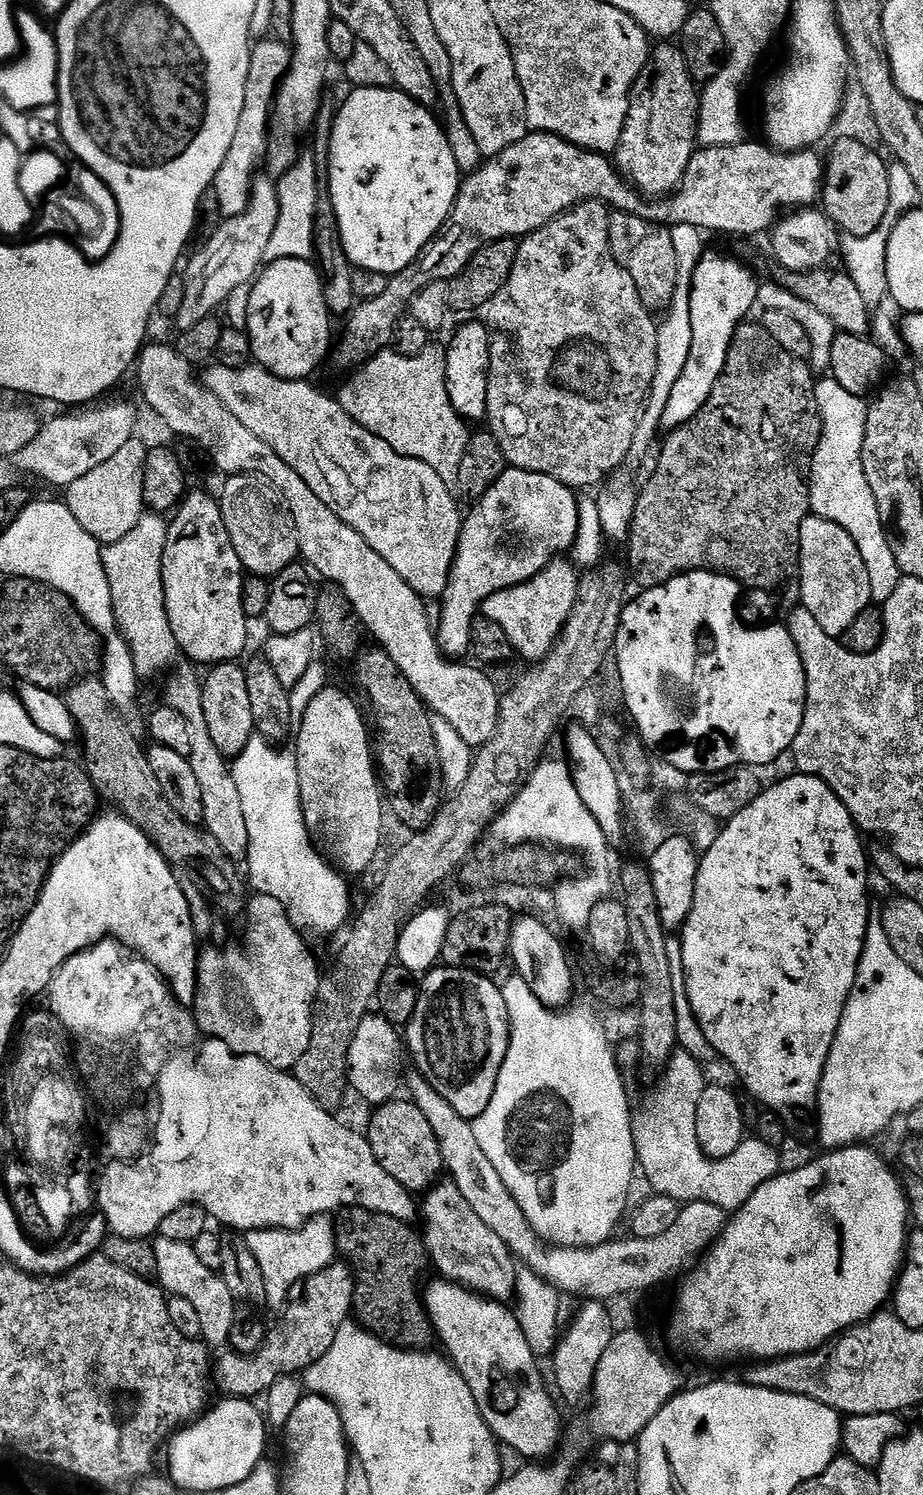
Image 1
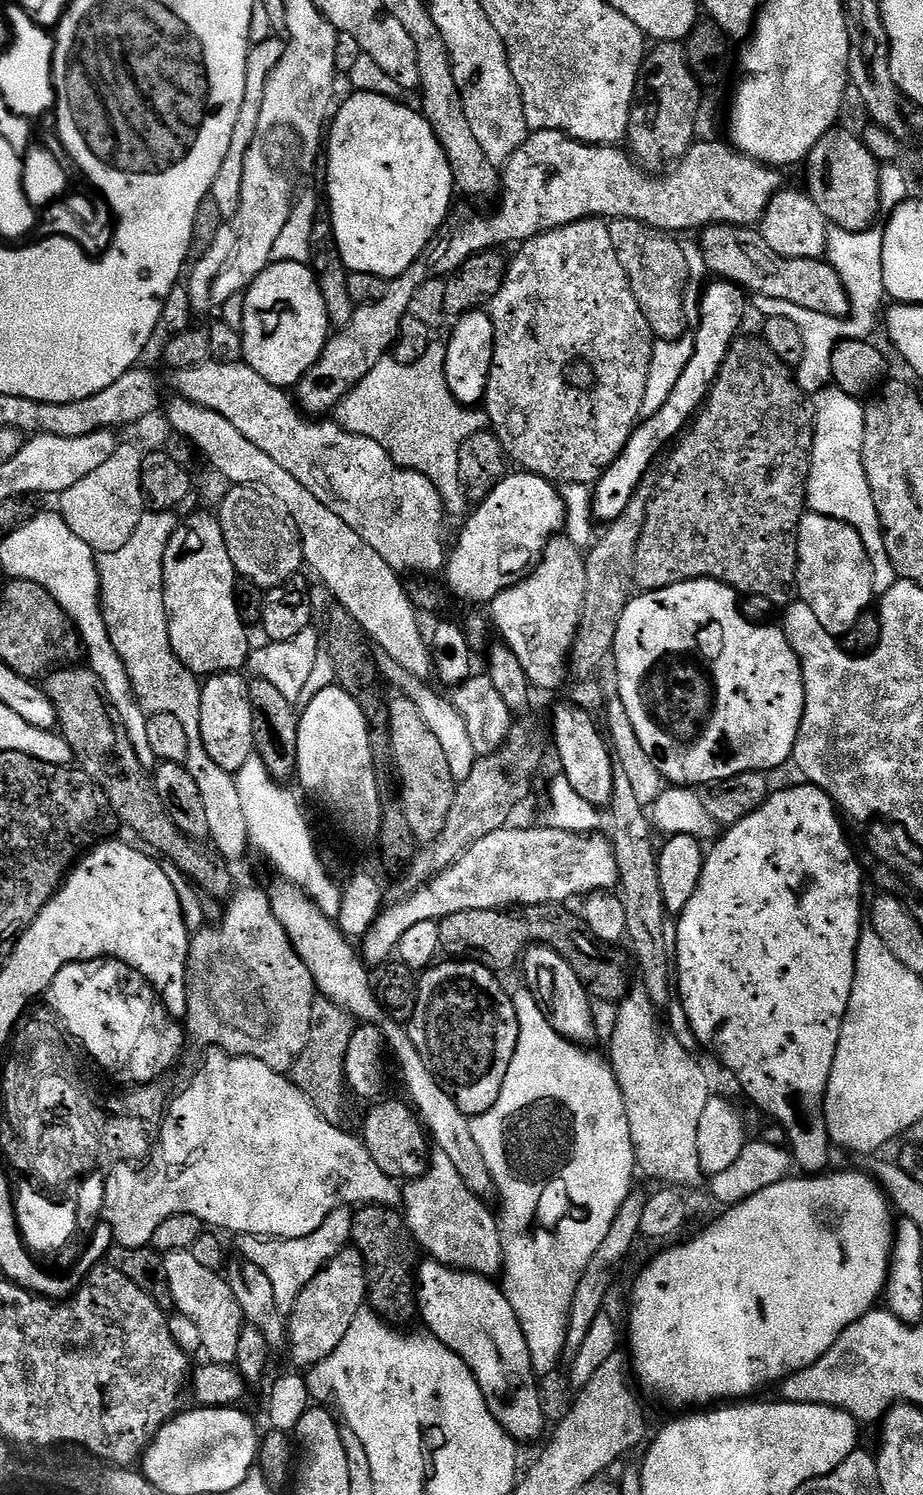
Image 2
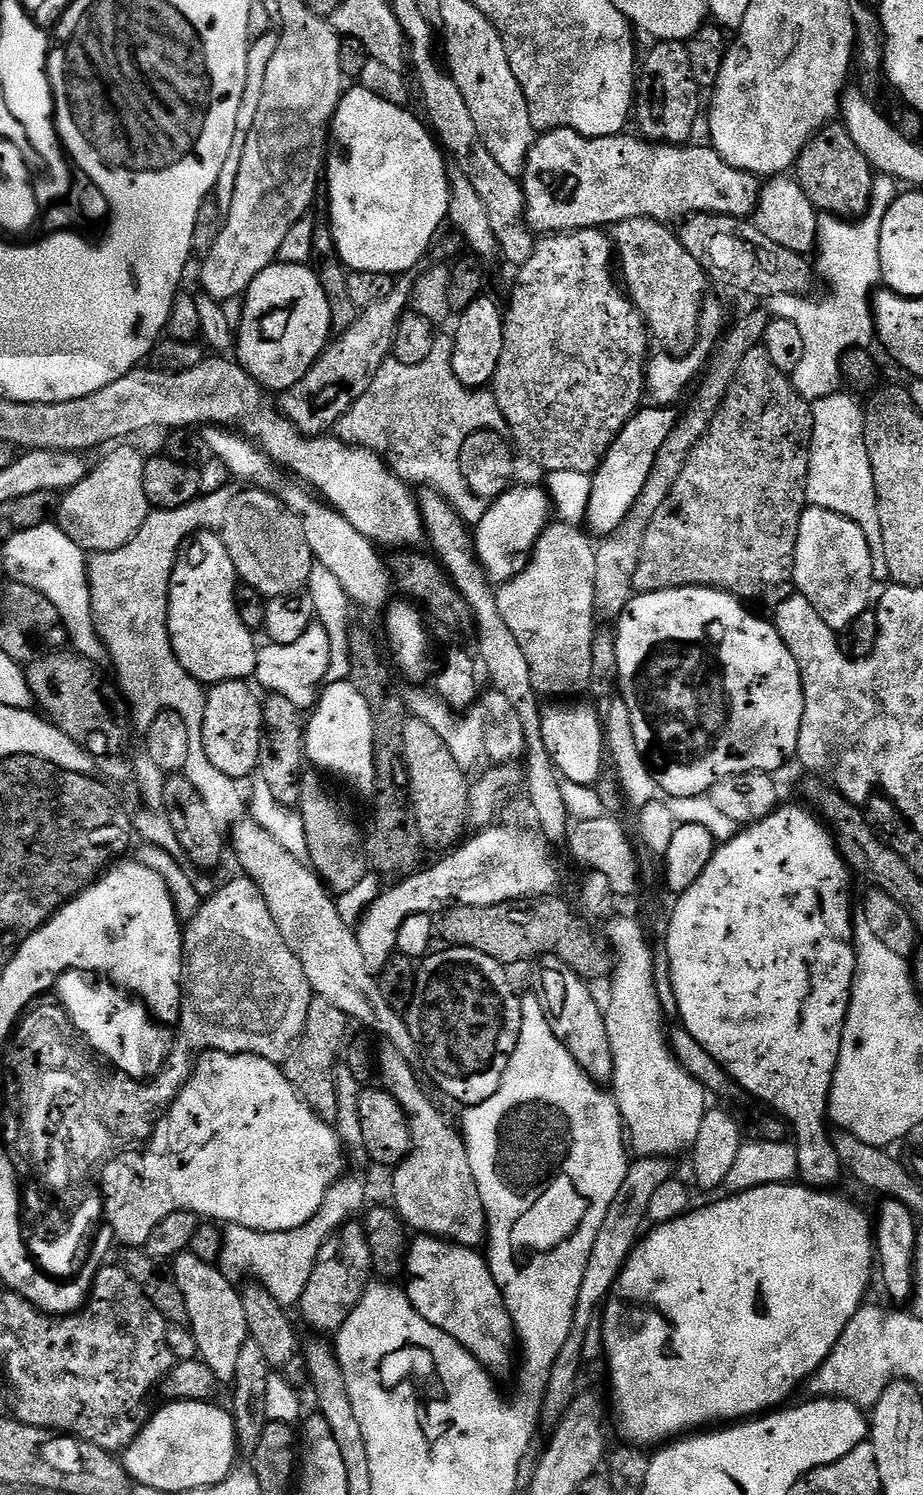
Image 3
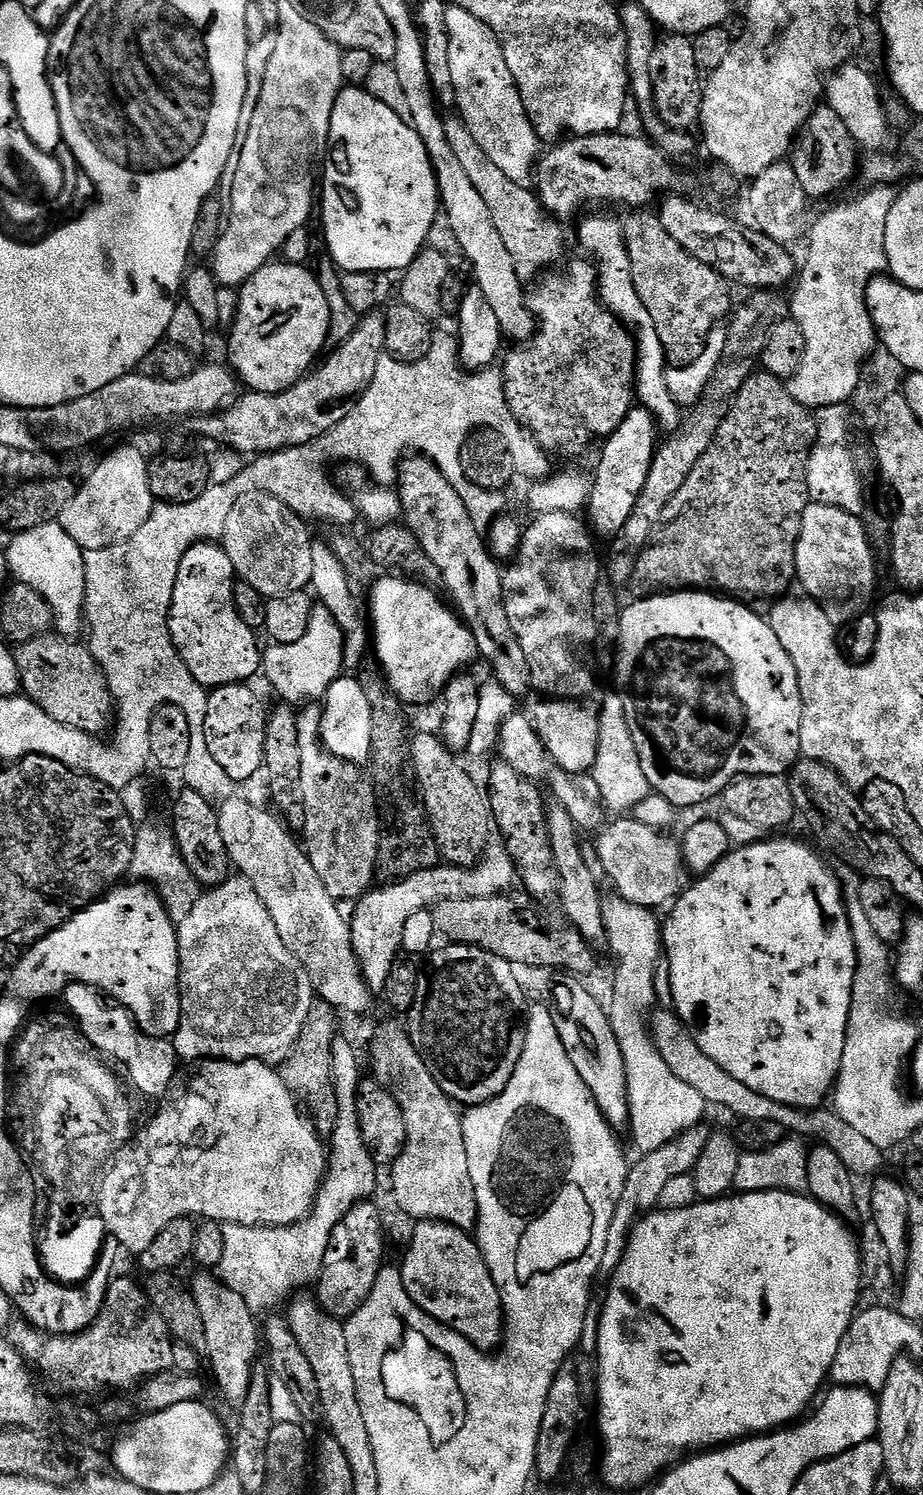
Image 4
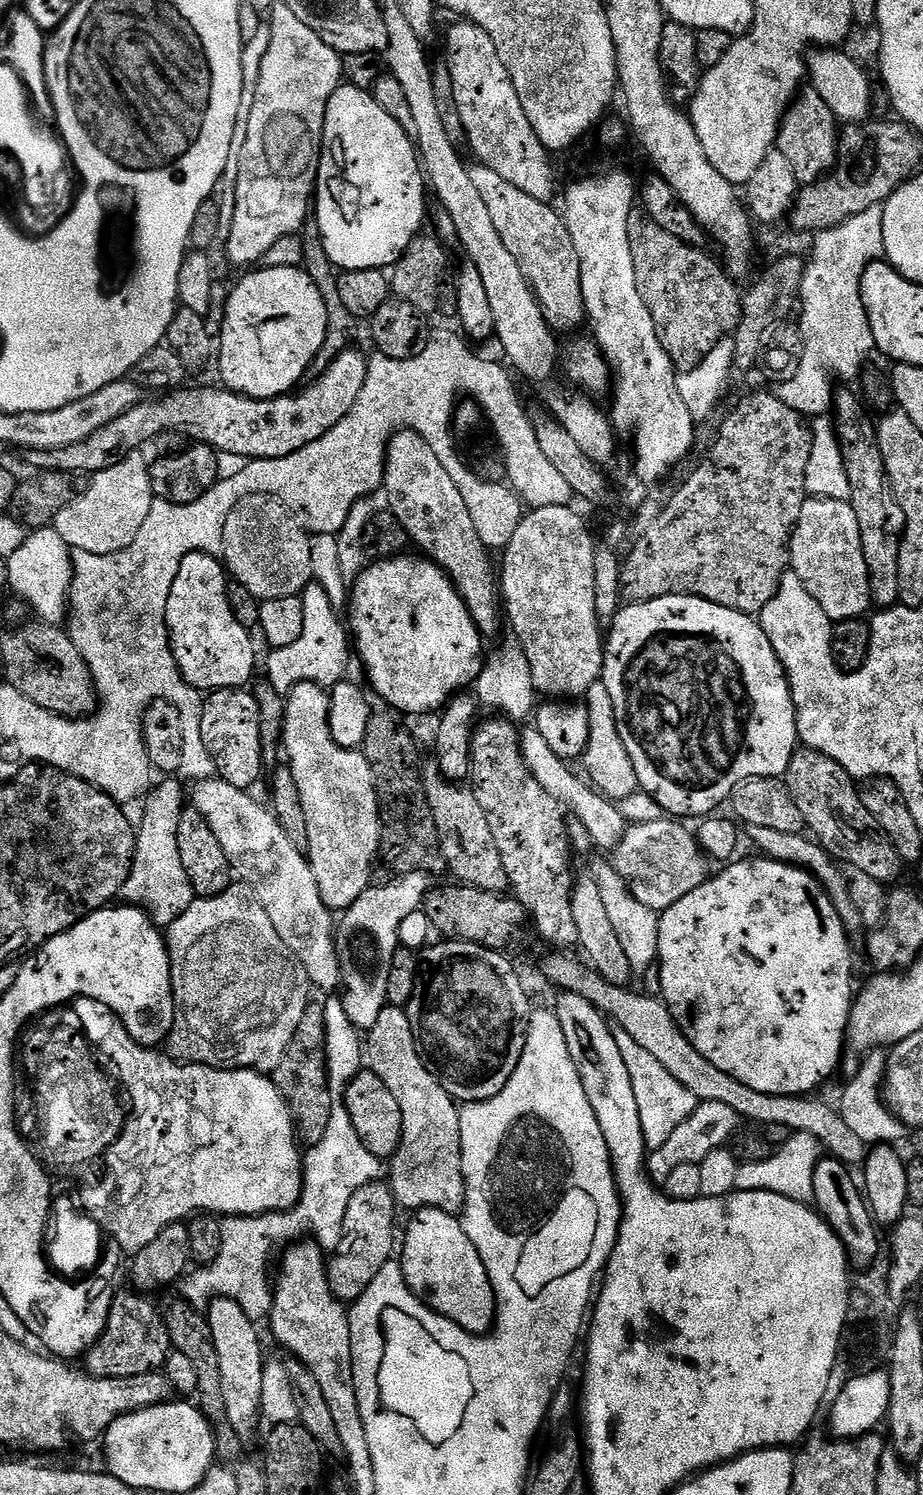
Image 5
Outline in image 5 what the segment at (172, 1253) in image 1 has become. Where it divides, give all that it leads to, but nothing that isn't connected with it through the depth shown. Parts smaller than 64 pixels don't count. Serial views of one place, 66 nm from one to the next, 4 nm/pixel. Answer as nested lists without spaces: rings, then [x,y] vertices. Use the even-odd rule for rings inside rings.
[[[230,1298],[213,1300],[206,1309],[210,1334],[214,1338],[214,1350],[218,1350],[218,1366],[222,1369],[222,1398],[226,1401],[226,1418],[240,1439],[248,1442],[262,1424],[262,1382],[264,1380],[264,1348],[260,1345],[257,1325],[242,1310],[238,1302]]]

